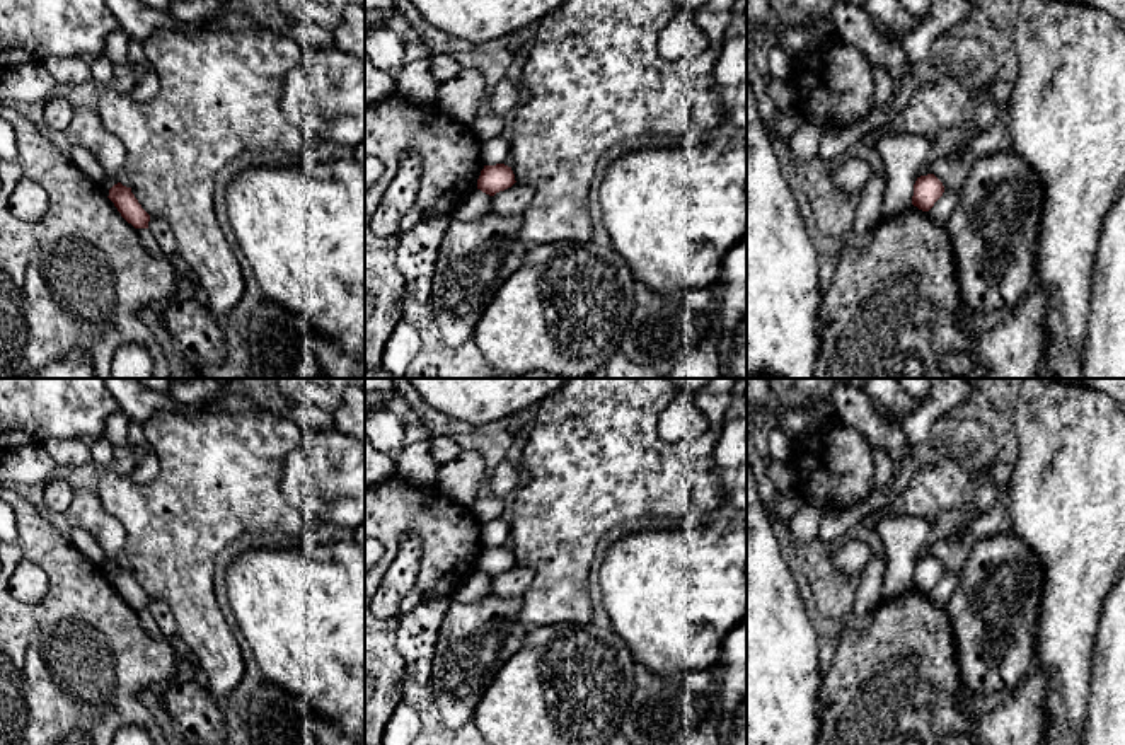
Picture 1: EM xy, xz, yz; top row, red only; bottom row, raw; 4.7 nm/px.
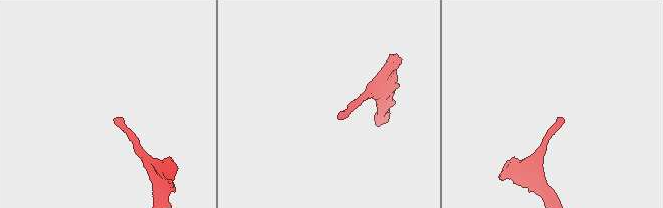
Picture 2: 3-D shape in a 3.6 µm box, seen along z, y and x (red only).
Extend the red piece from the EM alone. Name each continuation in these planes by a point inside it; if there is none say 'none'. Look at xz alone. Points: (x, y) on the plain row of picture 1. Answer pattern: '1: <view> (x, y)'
1: xz (478, 587)

